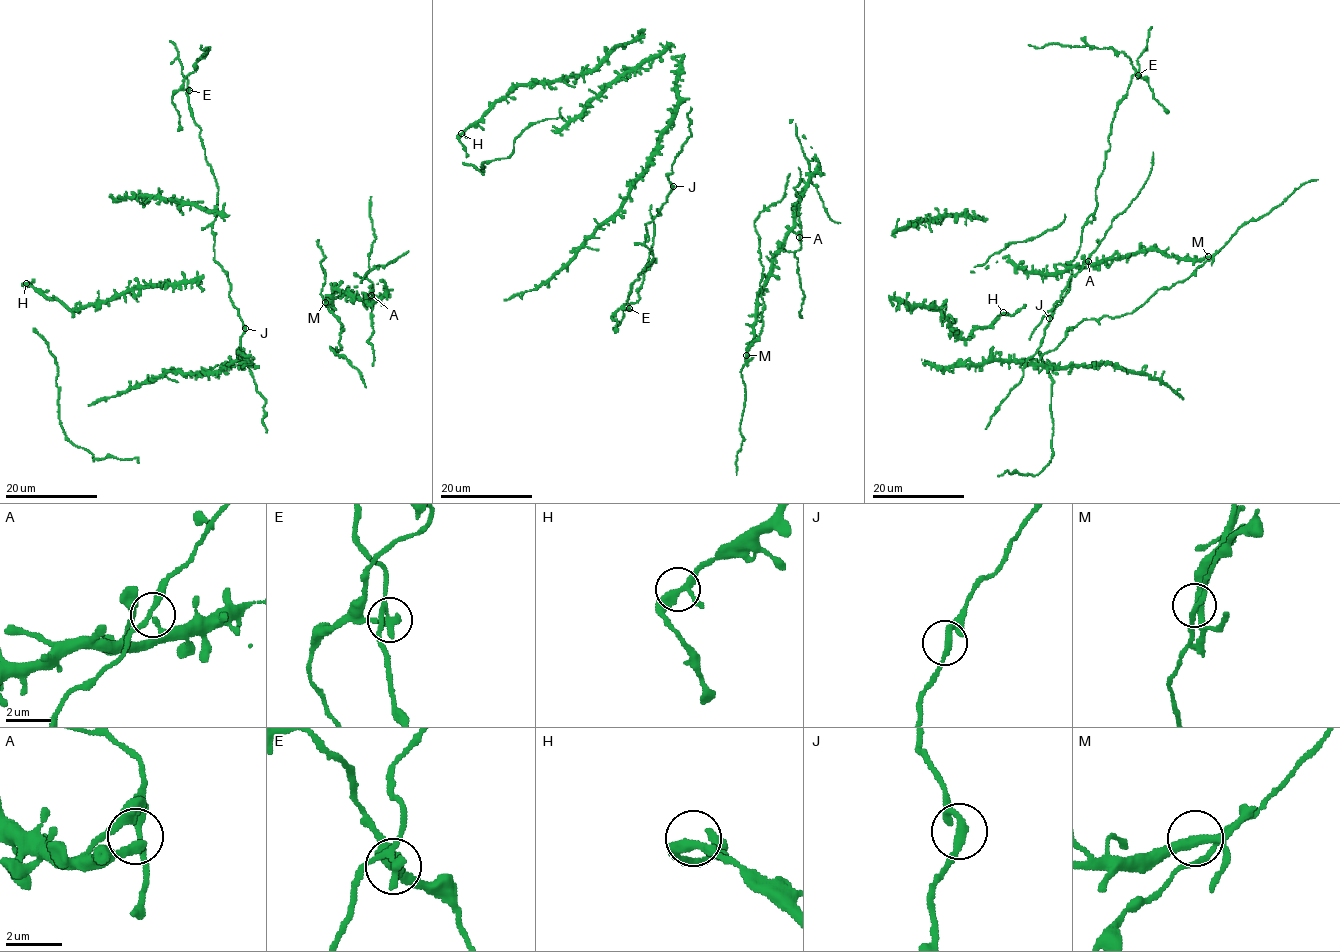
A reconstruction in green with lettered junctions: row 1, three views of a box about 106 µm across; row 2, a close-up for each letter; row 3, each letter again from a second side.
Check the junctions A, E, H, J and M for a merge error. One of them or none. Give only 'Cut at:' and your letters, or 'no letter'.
Cut at: E

